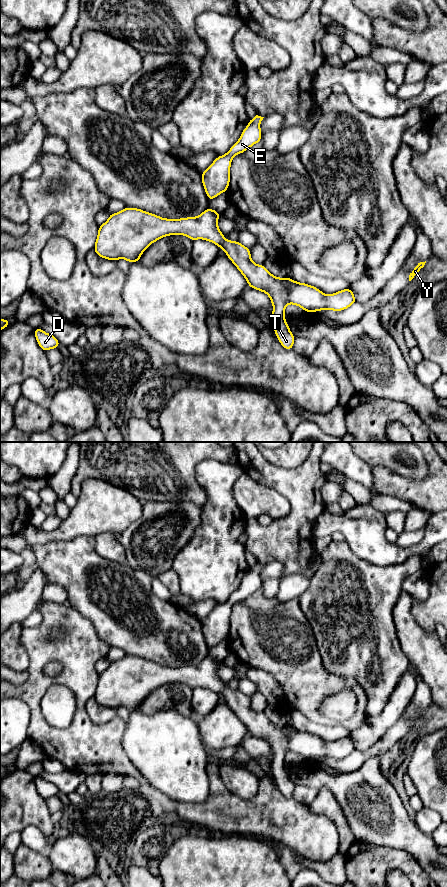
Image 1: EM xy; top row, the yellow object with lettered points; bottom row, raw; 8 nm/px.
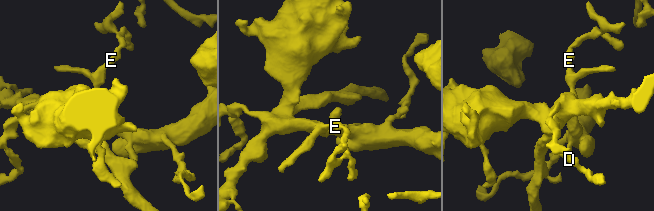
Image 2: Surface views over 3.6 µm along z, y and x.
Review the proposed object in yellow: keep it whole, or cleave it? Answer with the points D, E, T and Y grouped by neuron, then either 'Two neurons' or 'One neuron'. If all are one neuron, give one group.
Groups: D E T Y. One neuron

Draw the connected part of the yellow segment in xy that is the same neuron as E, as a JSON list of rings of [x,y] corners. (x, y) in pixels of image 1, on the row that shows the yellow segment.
[[[256,115],[253,119],[249,120],[239,140],[231,146],[230,150],[226,154],[218,156],[212,164],[201,173],[202,184],[208,200],[212,200],[221,193],[228,191],[230,167],[233,157],[245,152],[254,144],[261,142],[262,132],[260,123],[263,118],[264,117]]]

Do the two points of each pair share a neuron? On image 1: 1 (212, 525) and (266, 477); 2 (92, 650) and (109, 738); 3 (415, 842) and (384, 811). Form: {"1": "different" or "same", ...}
{"1": "different", "2": "same", "3": "same"}

